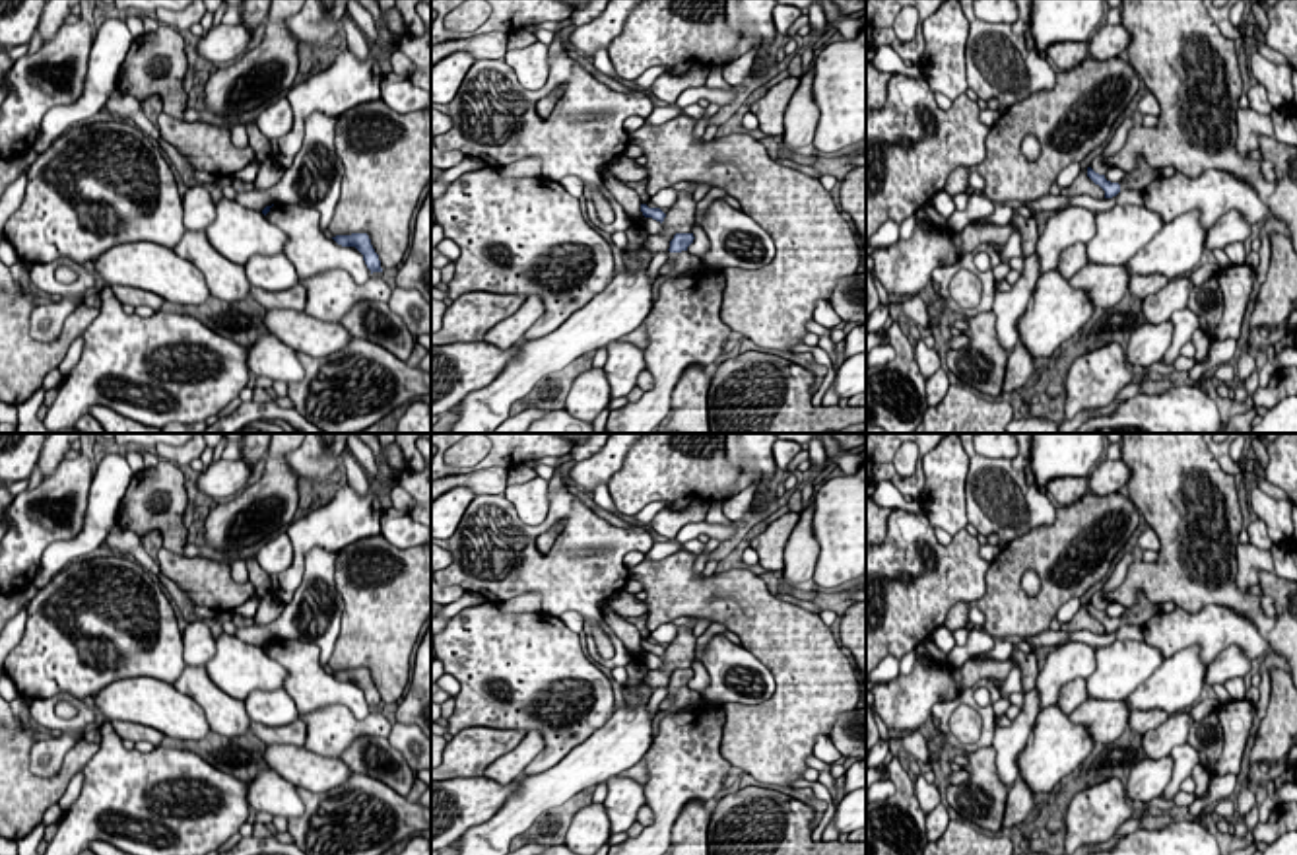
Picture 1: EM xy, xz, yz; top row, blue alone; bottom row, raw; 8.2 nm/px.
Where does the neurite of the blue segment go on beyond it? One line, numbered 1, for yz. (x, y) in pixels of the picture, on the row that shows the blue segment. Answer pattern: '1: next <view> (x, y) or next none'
1: next yz (1142, 175)

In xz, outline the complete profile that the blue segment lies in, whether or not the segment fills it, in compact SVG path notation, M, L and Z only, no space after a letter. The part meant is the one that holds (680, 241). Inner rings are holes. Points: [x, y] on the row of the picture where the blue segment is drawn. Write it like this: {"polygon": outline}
{"polygon": "M676 233L670 241L670 256L668 260L674 262L674 268L668 274L658 274L654 280L654 301L658 299L658 288L666 280L674 278L687 278L691 274L697 274L703 268L703 260L689 255L687 247L693 243L693 233Z"}

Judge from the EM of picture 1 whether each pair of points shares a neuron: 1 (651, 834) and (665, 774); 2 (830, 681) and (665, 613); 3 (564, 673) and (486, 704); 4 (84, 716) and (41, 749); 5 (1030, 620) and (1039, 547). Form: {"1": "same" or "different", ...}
{"1": "same", "2": "same", "3": "same", "4": "same", "5": "same"}

